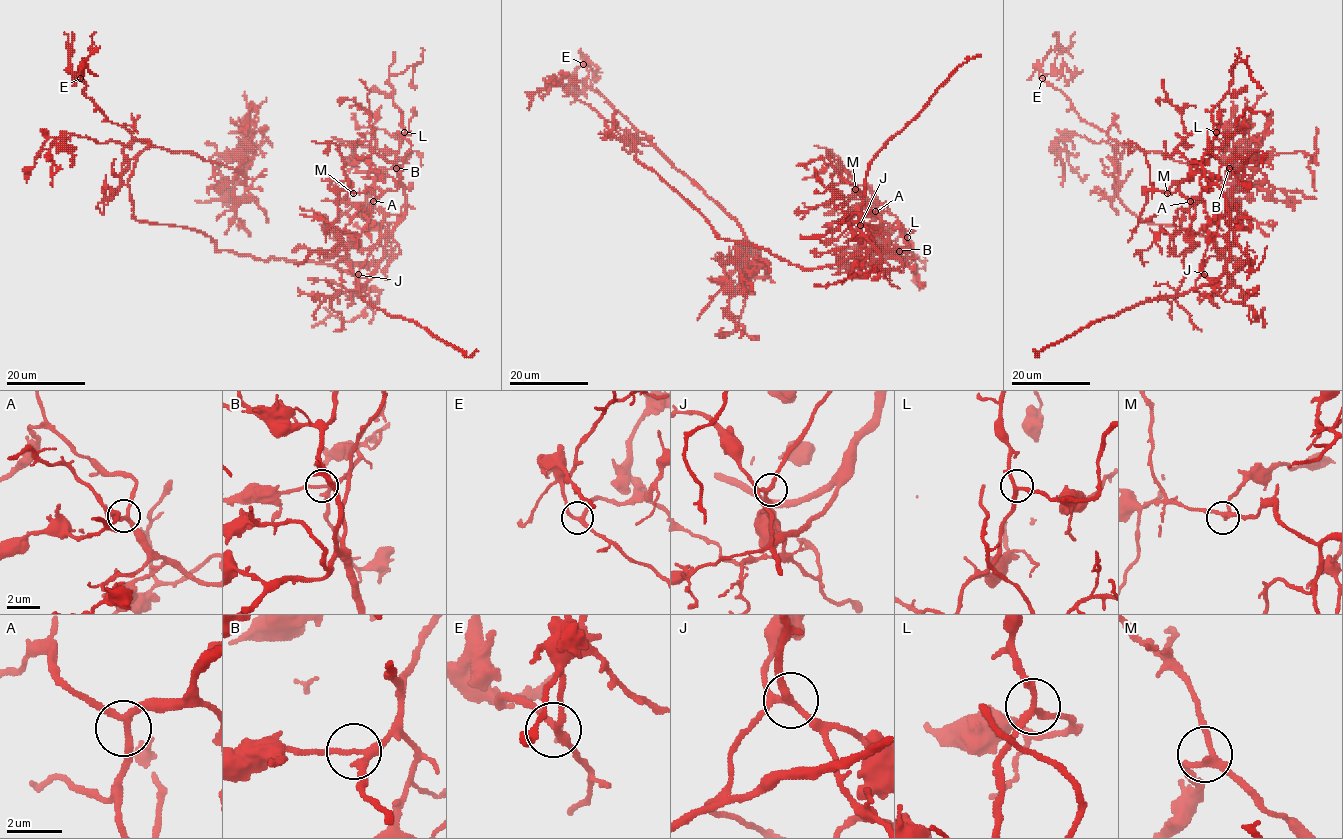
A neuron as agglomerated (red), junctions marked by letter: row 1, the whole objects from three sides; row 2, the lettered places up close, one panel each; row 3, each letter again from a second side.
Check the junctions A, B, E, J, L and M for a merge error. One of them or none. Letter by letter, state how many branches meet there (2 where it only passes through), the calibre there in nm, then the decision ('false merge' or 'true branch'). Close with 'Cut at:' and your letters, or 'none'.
A: 3 | 240 nm | true branch
B: 3 | 240 nm | true branch
E: 3 | 240 nm | true branch
J: 3 | 240 nm | true branch
L: 3 | 220 nm | true branch
M: 3 | 220 nm | true branch
Cut at: none

